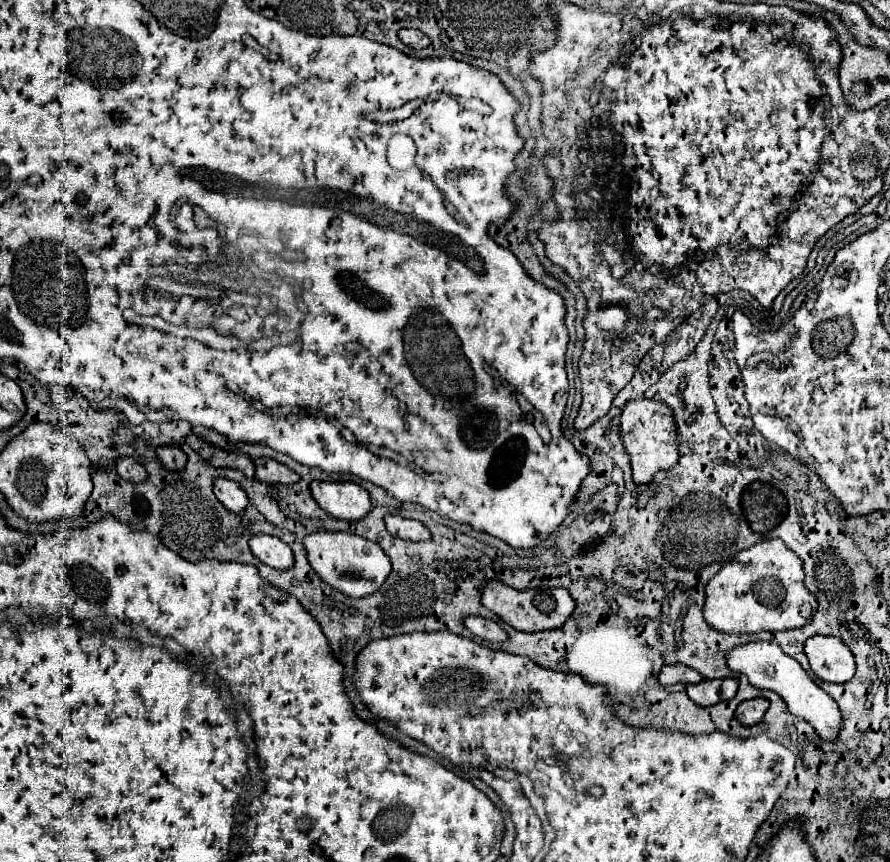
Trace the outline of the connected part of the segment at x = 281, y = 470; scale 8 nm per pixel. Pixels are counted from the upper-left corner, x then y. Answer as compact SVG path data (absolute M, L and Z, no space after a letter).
M257 459L255 461L255 477L263 483L271 483L271 485L291 485L299 481L299 475L295 471L291 471L289 467L273 461L273 459Z

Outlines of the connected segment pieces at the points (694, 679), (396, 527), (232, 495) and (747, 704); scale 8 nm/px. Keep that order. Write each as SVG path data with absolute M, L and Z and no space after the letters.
M665 665L659 673L661 685L673 685L673 683L699 683L703 677L685 665Z
M387 515L385 517L385 525L387 525L387 531L393 537L399 537L403 541L429 541L431 539L429 529L423 523L413 521L413 519L403 519L403 517L397 517L397 515Z
M217 479L213 491L215 491L217 499L225 505L225 509L229 509L229 511L233 511L233 513L241 513L241 511L249 505L245 491L243 491L235 481Z
M749 699L749 701L743 701L737 711L735 711L735 719L741 723L741 725L755 725L763 719L763 715L767 713L767 707L769 707L769 701L767 699Z

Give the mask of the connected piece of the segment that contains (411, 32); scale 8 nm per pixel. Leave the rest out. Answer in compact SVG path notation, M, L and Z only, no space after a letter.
M401 29L401 31L399 31L399 39L401 39L405 45L415 47L415 49L425 49L425 47L431 45L429 37L425 37L425 35L423 35L421 31L417 31L417 29Z

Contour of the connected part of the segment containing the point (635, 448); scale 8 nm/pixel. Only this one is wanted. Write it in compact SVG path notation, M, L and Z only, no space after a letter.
M655 399L629 401L621 413L621 437L631 457L633 481L637 485L649 483L657 471L671 469L679 461L677 425L673 421L671 409L663 401L655 401Z

